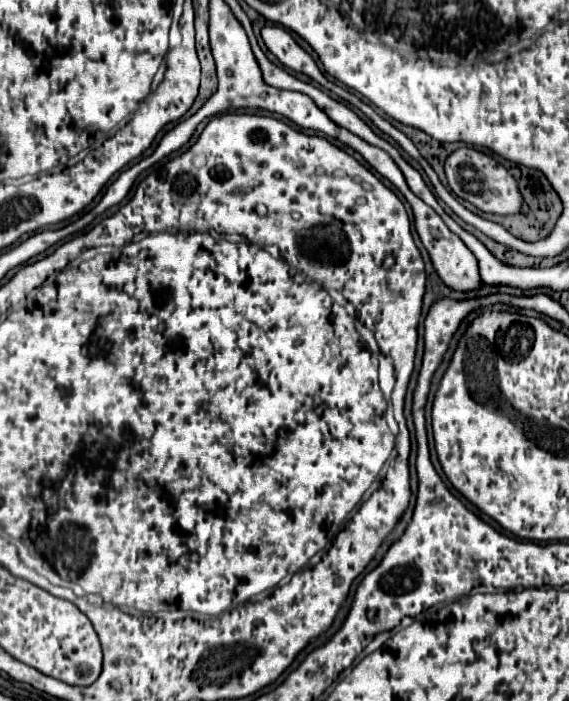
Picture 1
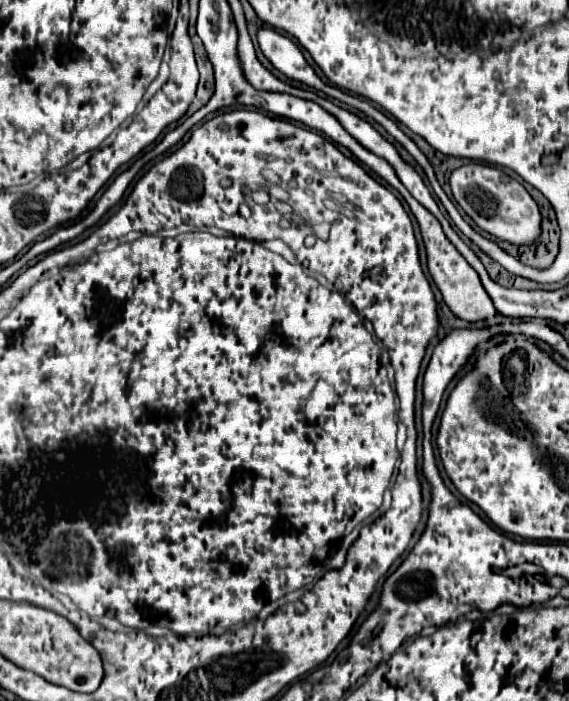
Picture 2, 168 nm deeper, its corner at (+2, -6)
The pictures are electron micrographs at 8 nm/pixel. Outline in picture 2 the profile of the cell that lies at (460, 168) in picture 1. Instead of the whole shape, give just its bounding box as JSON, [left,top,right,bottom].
[449,162,541,244]

